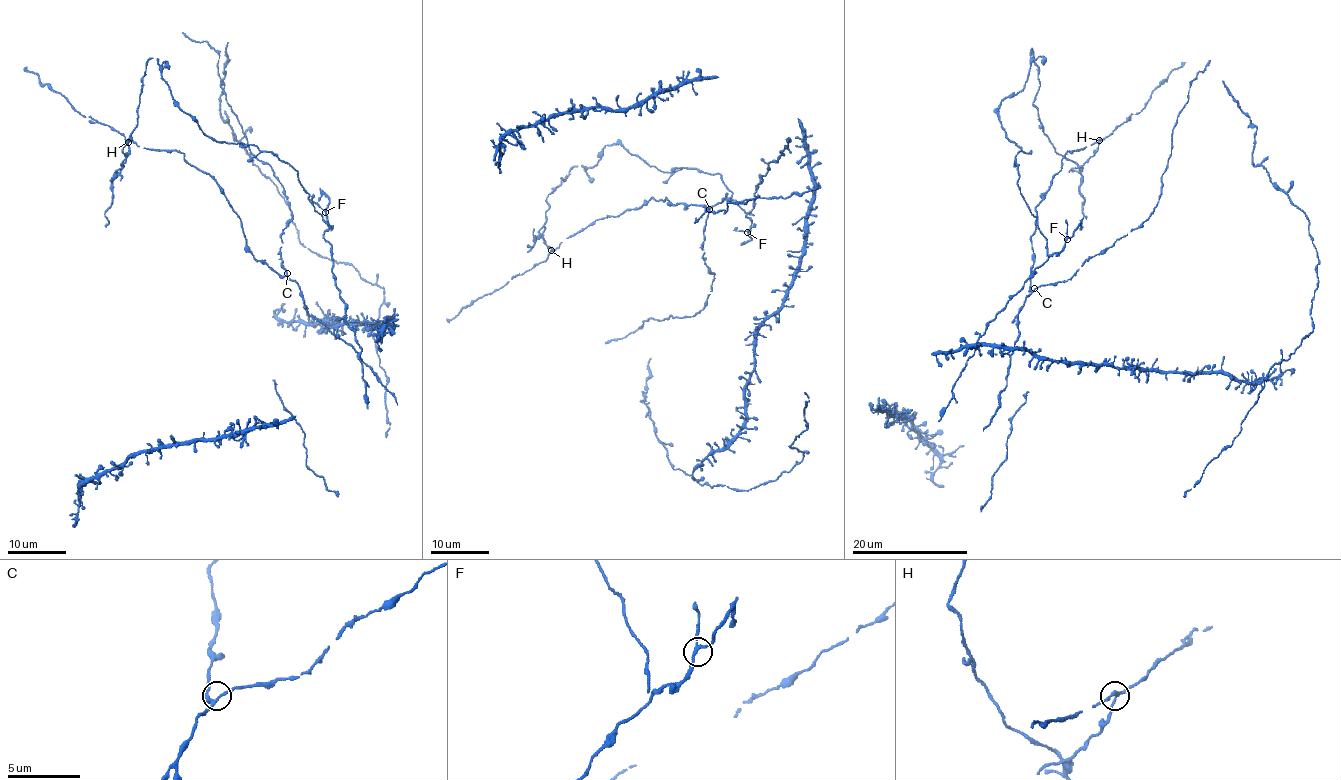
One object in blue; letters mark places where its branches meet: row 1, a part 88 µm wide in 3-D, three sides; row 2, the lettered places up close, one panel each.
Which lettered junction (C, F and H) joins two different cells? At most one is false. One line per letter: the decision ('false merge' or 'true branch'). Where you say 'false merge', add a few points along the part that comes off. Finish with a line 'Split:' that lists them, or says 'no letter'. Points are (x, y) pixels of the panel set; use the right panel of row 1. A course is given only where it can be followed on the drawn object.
C: true branch
F: true branch
H: false merge | (1099, 140), (1080, 165), (1056, 151), (1031, 49), (998, 120), (1021, 147), (1046, 256)
Split: H

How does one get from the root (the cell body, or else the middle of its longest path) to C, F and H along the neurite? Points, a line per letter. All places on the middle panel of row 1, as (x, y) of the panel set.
C: (574, 233), (607, 215), (614, 217), (627, 210), (636, 209), (652, 198), (709, 209)
F: (574, 233), (552, 251), (545, 243), (546, 198), (616, 144), (664, 172), (719, 174), (753, 215), (747, 232)
H: (574, 233), (551, 250)

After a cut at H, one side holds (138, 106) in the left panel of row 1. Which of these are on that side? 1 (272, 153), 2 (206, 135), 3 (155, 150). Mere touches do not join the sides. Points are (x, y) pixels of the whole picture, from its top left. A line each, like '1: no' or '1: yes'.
1: yes
2: yes
3: no

